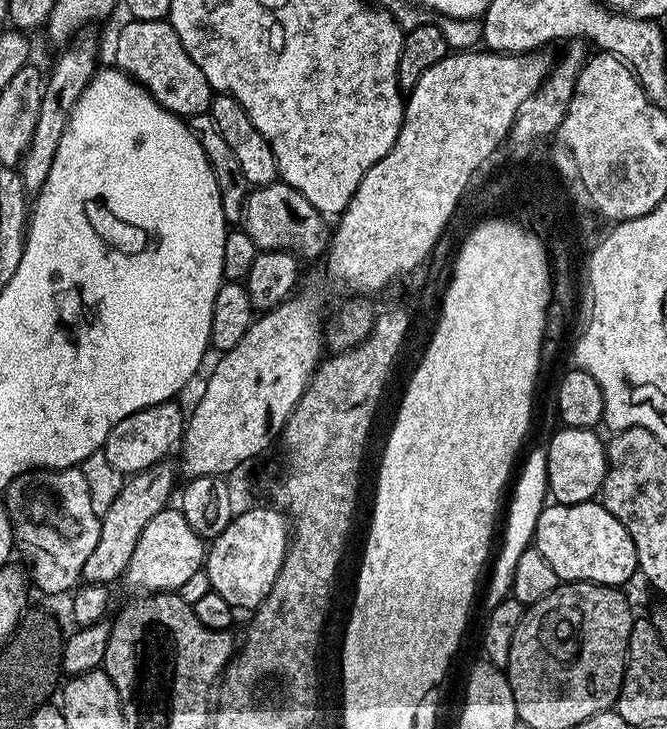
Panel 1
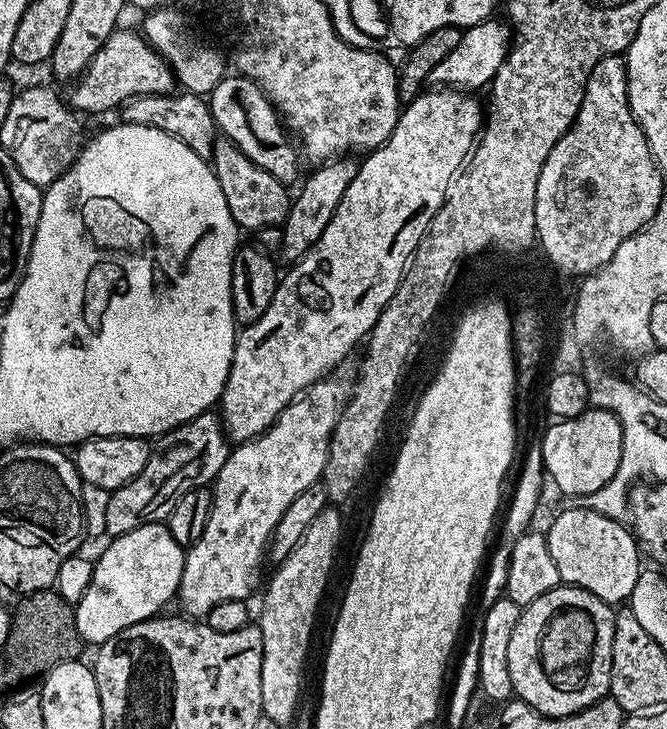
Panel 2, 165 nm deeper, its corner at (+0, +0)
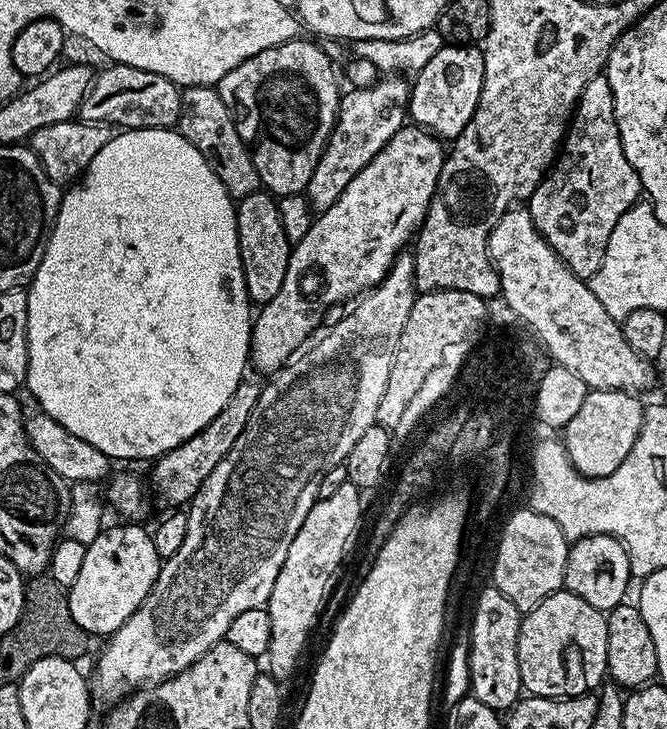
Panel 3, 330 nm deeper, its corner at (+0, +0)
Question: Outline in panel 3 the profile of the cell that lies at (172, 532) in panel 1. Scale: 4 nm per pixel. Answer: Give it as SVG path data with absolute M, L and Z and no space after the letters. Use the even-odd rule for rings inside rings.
M124 522L121 528L108 526L100 531L86 546L82 570L78 570L78 578L74 578L72 587L67 589L74 622L93 637L107 638L117 632L126 618L142 606L160 573L162 557L156 552L152 532L132 523L136 522Z

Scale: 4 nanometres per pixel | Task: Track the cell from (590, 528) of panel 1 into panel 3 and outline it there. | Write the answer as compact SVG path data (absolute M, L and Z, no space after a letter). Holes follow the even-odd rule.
M583 536L569 547L564 588L578 598L590 602L602 613L609 613L619 604L625 603L628 580L633 575L627 550L613 536Z

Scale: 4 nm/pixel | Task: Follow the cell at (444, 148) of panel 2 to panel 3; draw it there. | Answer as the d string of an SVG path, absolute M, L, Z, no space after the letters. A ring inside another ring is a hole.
M415 126L399 128L390 138L390 142L382 146L380 153L352 179L350 186L342 190L342 198L338 198L334 206L330 206L313 219L306 238L294 245L288 258L282 290L278 290L278 294L274 294L271 302L263 305L255 317L250 349L253 365L283 369L289 363L288 355L295 348L305 347L303 344L307 342L308 335L323 322L331 304L376 287L388 275L397 263L396 255L403 250L404 243L408 239L409 243L417 235L420 225L424 222L445 155L445 145L431 132Z

